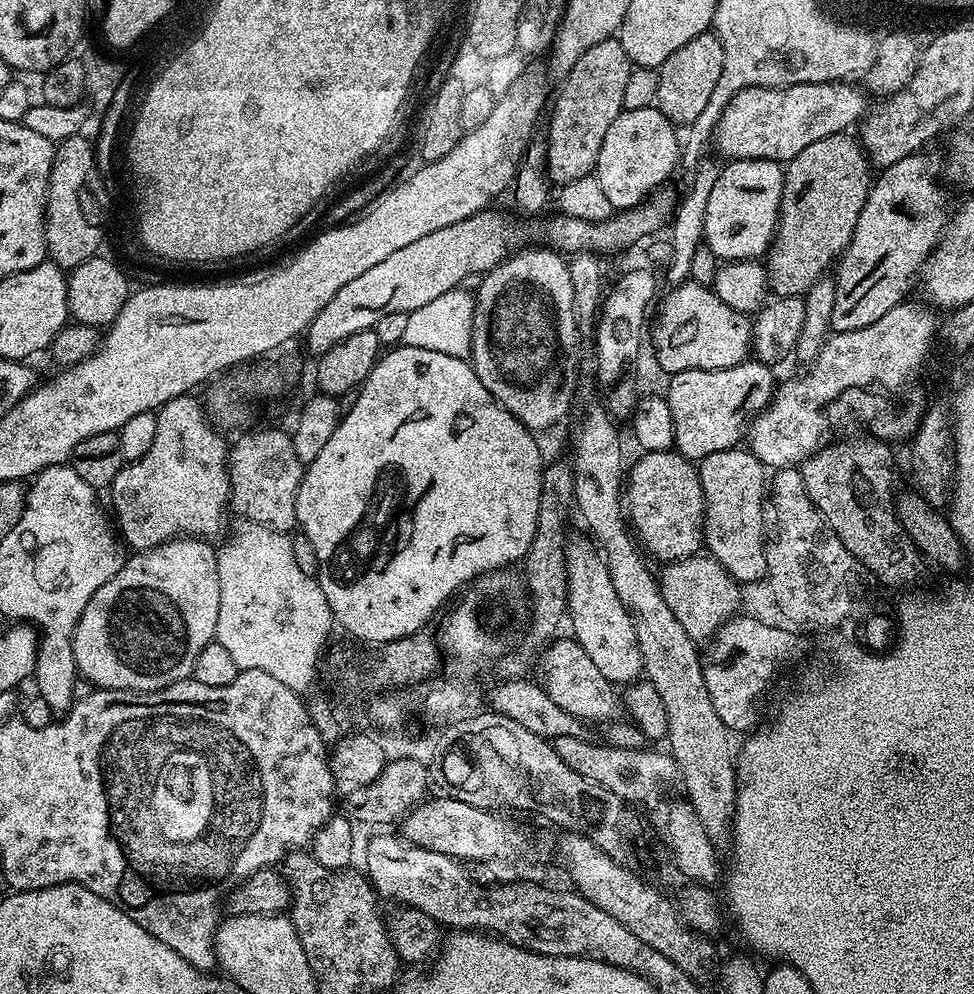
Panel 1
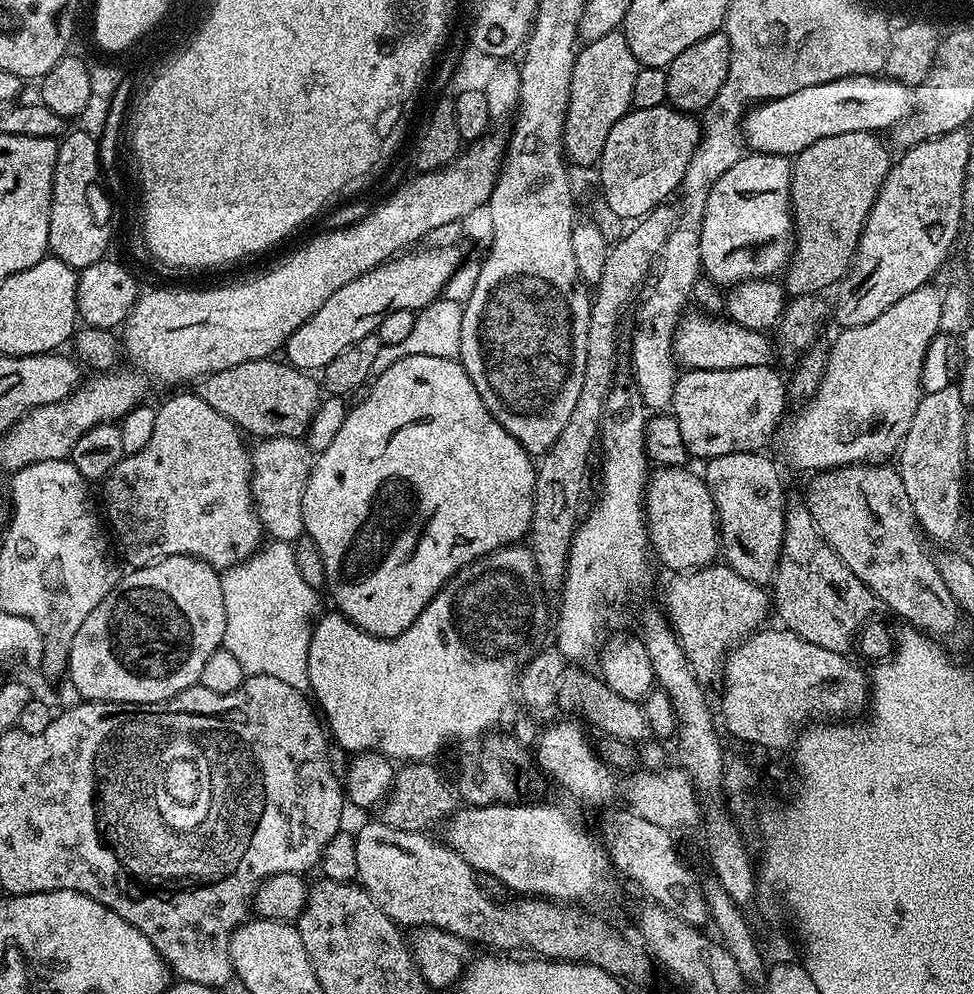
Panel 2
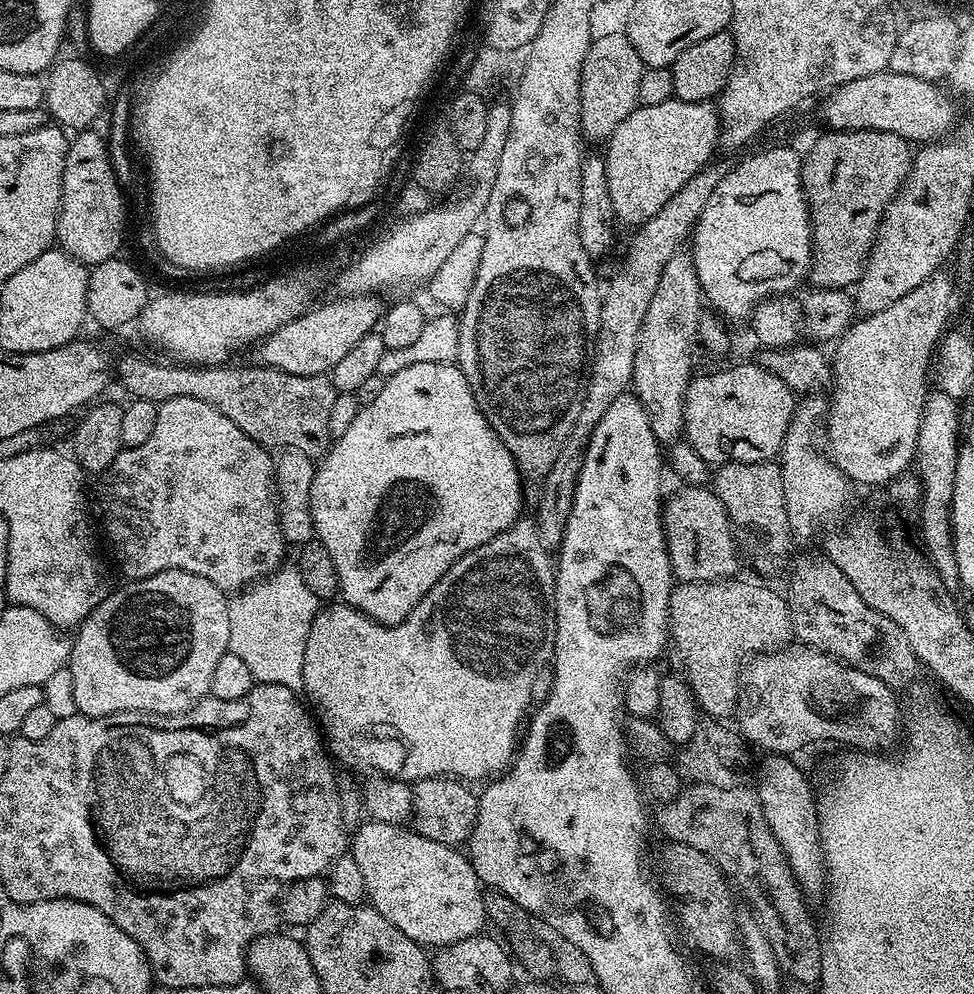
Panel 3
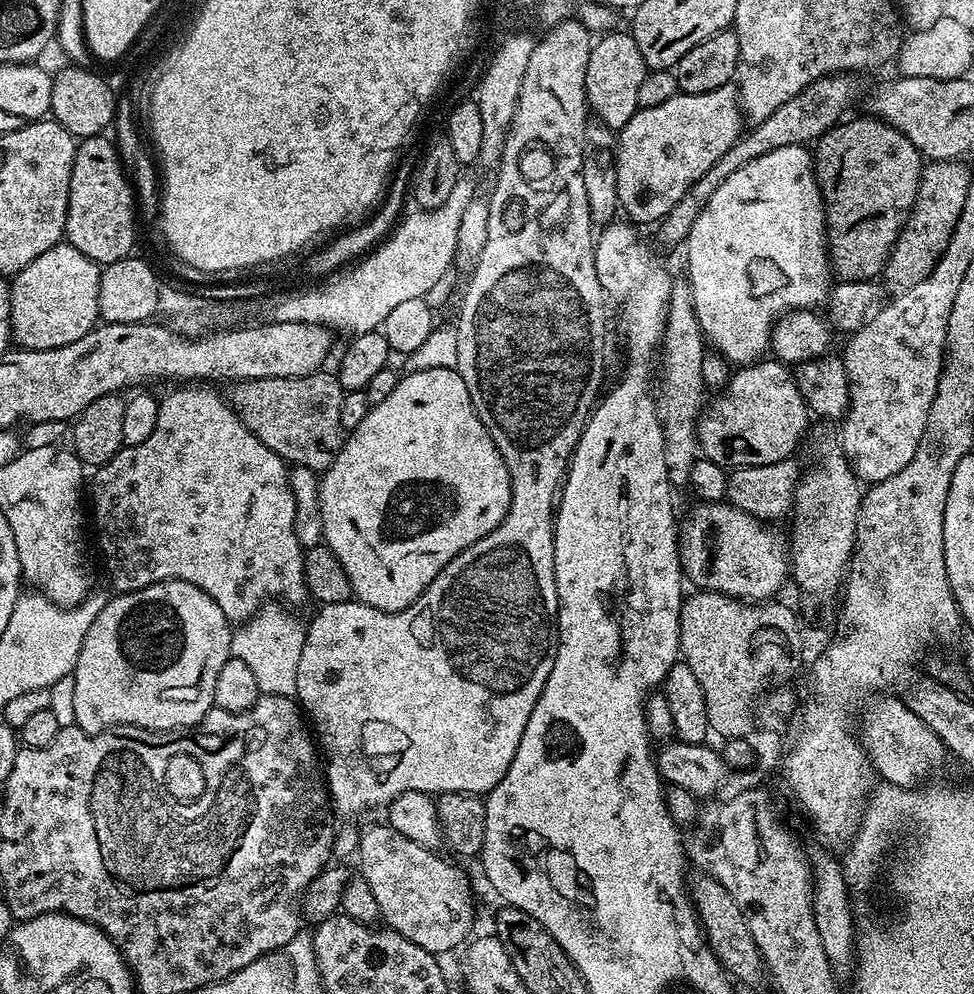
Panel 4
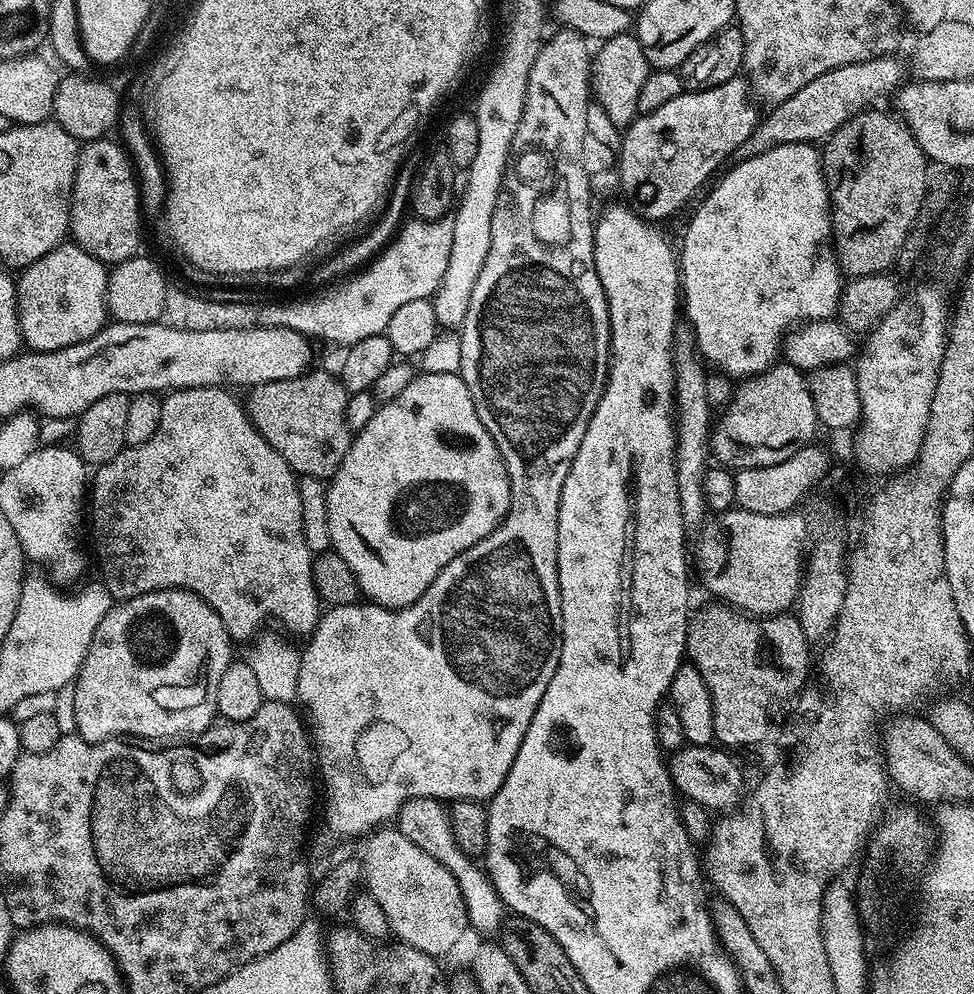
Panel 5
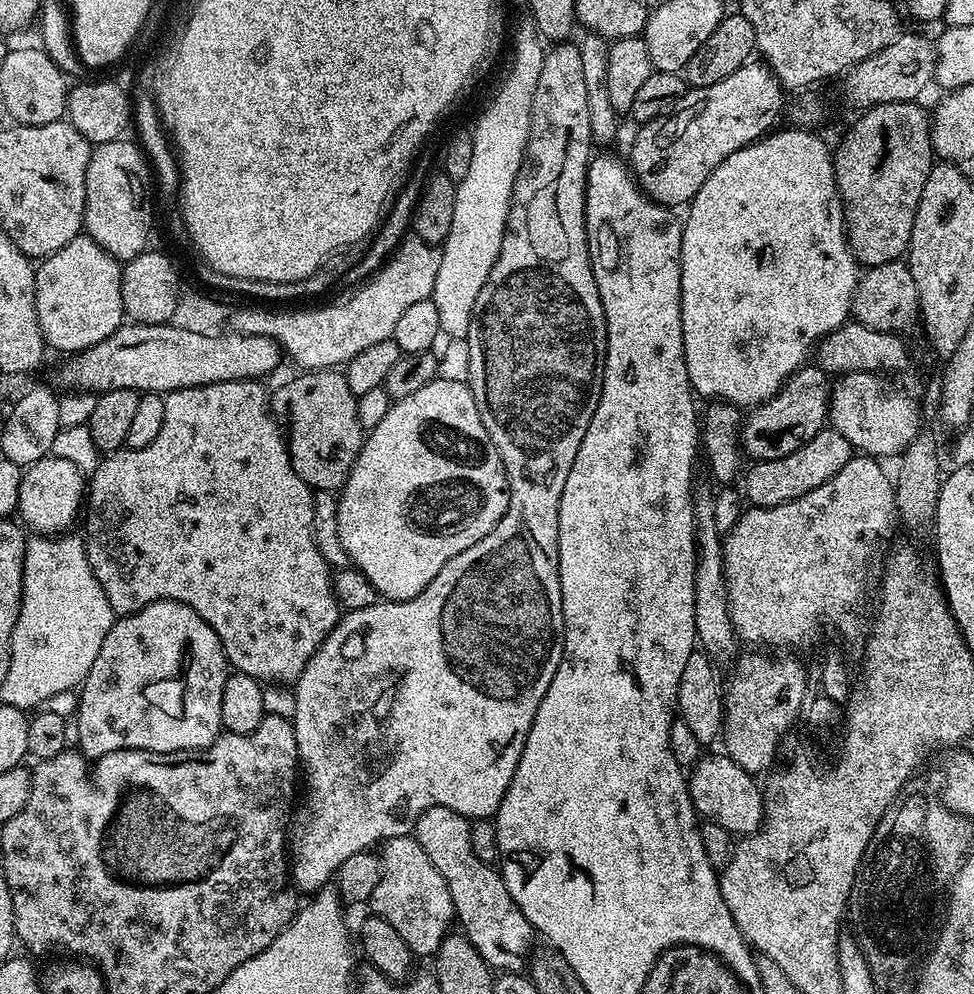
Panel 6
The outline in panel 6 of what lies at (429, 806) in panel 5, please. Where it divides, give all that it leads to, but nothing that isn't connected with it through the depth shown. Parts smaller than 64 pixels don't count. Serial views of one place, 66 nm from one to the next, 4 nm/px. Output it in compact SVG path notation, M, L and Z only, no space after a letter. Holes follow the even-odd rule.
M434 806L416 820L414 839L422 850L426 850L426 858L430 858L438 874L446 878L459 927L460 924L464 927L461 928L463 935L475 946L489 968L501 973L523 973L534 948L534 929L522 910L518 910L514 898L510 898L510 890L506 890L499 871L474 854L470 821L446 806Z

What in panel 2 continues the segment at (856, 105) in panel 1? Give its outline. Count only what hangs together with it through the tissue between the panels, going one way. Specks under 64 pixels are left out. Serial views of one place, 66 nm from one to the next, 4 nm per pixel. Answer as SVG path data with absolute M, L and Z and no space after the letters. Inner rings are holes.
M880 74L847 76L830 82L822 82L818 86L806 86L802 90L794 90L794 94L786 94L777 100L766 100L762 104L749 108L744 113L742 135L745 145L753 153L769 152L775 156L795 158L799 152L806 150L806 146L818 142L818 138L830 138L830 134L854 134L855 132L880 134L883 133L883 128L895 129L911 116L913 107L914 92L907 84L900 84Z

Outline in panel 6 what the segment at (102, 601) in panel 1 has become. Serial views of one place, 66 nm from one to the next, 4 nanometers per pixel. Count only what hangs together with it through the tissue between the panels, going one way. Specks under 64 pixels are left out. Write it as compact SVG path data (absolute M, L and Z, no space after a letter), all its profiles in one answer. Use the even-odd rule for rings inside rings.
M159 600L158 602L150 602L134 614L119 617L106 634L106 639L102 642L102 650L98 650L98 658L94 658L94 666L90 666L90 674L86 674L83 685L78 692L79 704L74 719L78 724L79 751L89 761L95 762L100 757L123 748L137 748L147 752L166 752L169 754L191 754L209 748L222 735L222 690L224 689L225 675L224 647L218 634L214 634L212 627L190 606L177 600Z

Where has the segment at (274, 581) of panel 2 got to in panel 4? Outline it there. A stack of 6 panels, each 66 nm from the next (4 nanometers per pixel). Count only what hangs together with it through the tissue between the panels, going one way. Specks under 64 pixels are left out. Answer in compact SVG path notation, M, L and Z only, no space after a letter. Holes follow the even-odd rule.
M269 602L260 609L256 615L243 621L232 634L232 656L242 658L250 671L254 673L254 679L258 682L258 690L265 696L290 696L295 697L298 686L298 658L302 658L302 646L306 631L305 621L299 620L287 607L276 602Z

